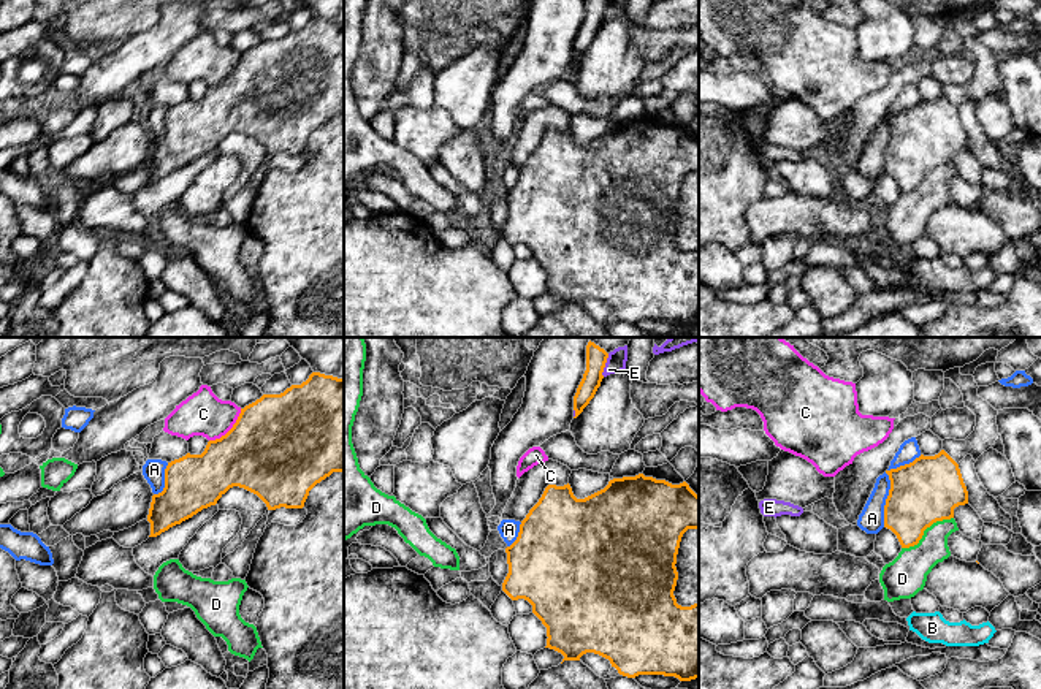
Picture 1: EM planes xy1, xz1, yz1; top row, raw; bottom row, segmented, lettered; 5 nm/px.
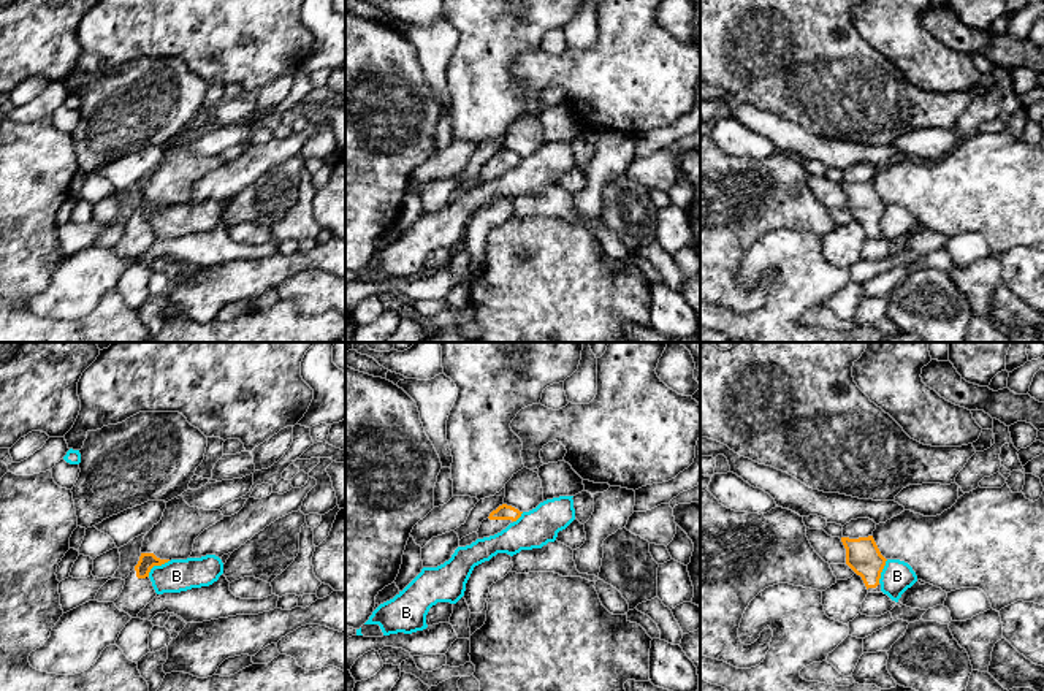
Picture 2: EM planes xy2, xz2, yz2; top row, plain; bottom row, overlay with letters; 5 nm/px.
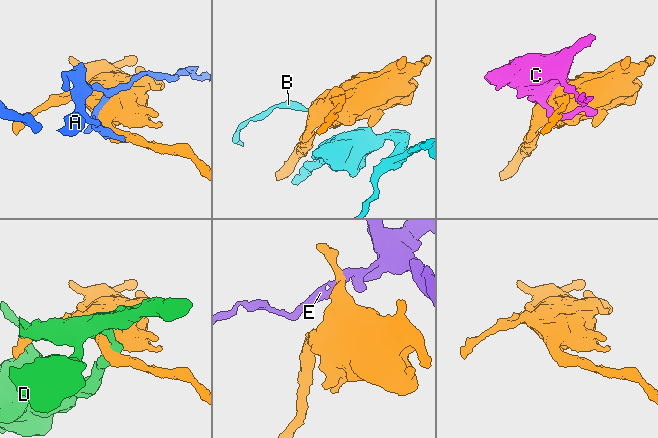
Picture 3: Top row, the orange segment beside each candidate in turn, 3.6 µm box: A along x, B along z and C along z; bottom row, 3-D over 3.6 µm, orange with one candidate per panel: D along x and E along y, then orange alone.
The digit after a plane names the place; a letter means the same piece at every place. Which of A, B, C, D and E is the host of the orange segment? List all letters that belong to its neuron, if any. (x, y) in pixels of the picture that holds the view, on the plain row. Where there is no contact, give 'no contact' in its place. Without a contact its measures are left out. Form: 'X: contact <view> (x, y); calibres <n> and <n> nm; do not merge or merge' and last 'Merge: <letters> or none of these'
A: contact yz1 (891, 127); calibres 320 and 130 nm; do not merge
B: contact xy2 (156, 209); calibres 80 and 170 nm; do not merge
C: contact xy1 (230, 75); calibres 480 and 220 nm; do not merge
D: contact yz1 (924, 175); calibres 320 and 200 nm; do not merge
E: contact xz1 (604, 11); calibres 100 and 100 nm; do not merge
Merge: none of these

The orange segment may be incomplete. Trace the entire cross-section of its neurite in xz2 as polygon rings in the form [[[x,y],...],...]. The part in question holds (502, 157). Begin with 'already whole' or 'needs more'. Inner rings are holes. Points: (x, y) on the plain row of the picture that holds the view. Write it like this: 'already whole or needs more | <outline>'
needs more | [[[502,149],[490,158],[486,165],[482,166],[477,179],[478,184],[494,181],[505,174],[510,168],[516,166],[523,157],[518,154]]]

